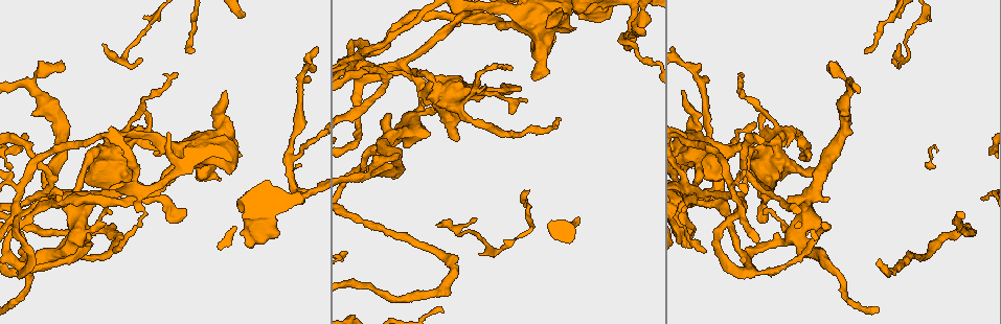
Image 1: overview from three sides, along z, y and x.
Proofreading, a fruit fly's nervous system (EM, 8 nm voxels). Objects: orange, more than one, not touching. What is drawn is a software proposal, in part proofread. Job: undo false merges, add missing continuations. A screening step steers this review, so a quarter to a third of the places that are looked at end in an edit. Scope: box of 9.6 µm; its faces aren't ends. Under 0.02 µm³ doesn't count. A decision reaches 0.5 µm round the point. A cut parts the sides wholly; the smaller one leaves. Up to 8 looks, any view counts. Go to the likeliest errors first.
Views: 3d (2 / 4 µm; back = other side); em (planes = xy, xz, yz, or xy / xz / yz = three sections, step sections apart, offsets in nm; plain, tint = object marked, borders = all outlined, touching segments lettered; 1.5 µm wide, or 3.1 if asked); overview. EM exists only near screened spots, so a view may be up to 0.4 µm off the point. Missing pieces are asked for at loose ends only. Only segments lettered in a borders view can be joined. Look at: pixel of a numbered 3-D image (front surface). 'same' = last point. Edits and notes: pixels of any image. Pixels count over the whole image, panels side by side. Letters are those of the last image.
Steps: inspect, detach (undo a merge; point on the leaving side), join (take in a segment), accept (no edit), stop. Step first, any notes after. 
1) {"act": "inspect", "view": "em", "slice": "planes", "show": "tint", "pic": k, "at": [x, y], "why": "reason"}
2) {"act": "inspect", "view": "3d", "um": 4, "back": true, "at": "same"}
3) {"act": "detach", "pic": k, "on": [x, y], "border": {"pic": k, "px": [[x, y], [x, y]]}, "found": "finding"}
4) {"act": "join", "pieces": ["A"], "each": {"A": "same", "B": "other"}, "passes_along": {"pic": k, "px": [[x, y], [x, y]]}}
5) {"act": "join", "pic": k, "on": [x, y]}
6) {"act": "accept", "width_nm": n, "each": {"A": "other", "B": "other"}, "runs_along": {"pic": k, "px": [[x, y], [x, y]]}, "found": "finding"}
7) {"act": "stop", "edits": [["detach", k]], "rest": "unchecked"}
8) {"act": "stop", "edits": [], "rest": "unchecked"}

{"act": "inspect", "view": "3d", "um": 4, "pic": 1, "at": [457, 140], "why": "free end"}

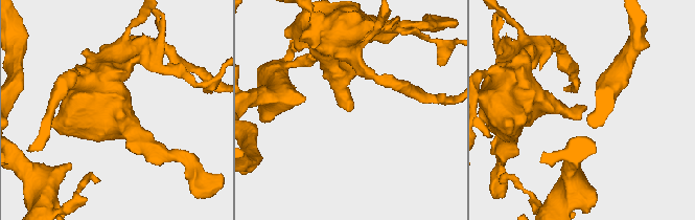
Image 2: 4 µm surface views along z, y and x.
{"act": "inspect", "view": "em", "slice": "xz", "step": 4, "show": "tint", "pic": 2, "at": [350, 108], "why": "now the EM"}

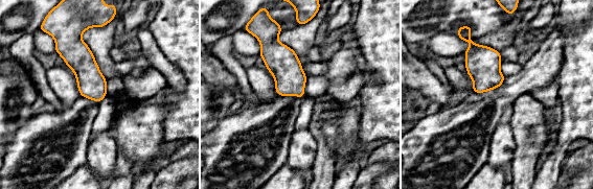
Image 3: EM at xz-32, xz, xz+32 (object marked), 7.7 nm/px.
{"act": "inspect", "view": "em", "slice": "planes", "show": "borders", "at": "same", "why": "another direction"}

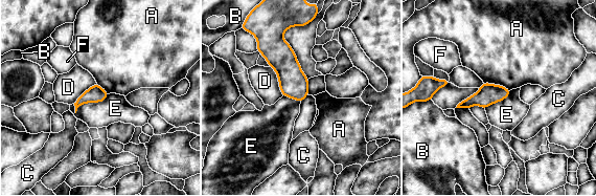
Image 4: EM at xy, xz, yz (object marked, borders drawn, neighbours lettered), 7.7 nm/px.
{"act": "accept", "each": {"A": "other", "B": "other", "C": "other", "D": "other", "E": "other", "F": "other"}, "border": {"pic": 4, "px": [[108, 94], [74, 112]]}, "found": "none of them fits"}

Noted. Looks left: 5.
{"act": "inspect", "view": "em", "slice": "planes", "show": "borders", "pic": 1, "at": [787, 201], "why": "branch stops here"}

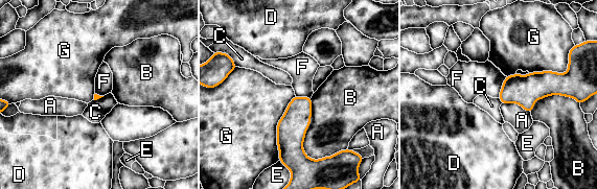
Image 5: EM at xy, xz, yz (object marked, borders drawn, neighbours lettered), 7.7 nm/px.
{"act": "accept", "each": {"A": "other", "B": "other", "C": "other", "D": "other", "E": "other", "F": "other", "G": "other"}, "found": "none of them fits"}

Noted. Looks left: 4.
{"act": "inspect", "view": "3d", "um": 2, "pic": 1, "at": [826, 67], "why": "branch stops here"}

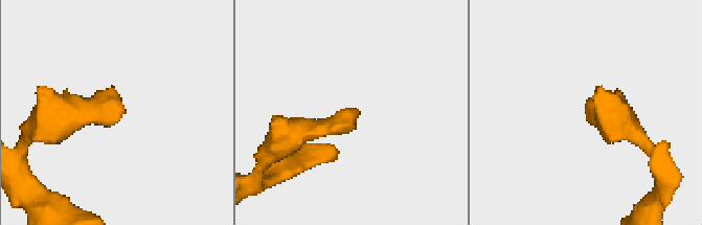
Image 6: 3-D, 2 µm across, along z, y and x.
{"act": "inspect", "view": "em", "slice": "yz", "step": 4, "show": "borders", "pic": 6, "at": [590, 114]}

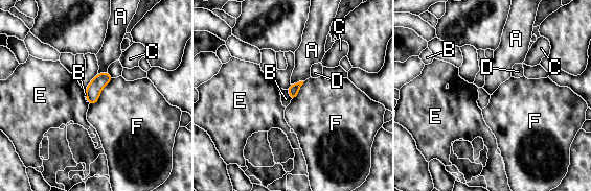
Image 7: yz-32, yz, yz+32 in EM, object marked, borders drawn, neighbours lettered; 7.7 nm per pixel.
{"act": "inspect", "view": "em", "slice": "xz", "step": 4, "show": "borders", "at": "same"}

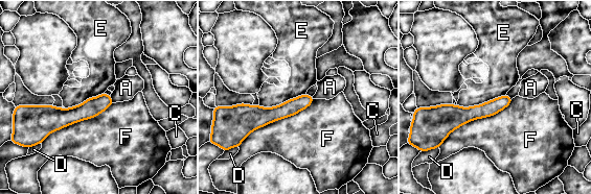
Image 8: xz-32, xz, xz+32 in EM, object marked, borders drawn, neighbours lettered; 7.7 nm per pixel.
{"act": "accept", "each": {"A": "other", "C": "other", "D": "other", "E": "other", "F": "other"}, "found": "none of them fits"}

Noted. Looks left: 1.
{"act": "stop", "edits": [], "rest": "unchecked"}

